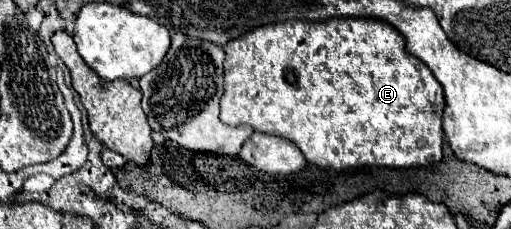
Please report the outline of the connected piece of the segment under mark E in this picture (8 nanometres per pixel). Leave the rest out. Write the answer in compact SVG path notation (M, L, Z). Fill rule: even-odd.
M332 18L306 24L290 20L260 26L224 46L224 94L220 120L230 126L248 124L256 132L274 134L300 148L310 164L346 170L354 166L414 168L442 160L442 114L446 100L432 70L410 56L396 28L374 18Z

